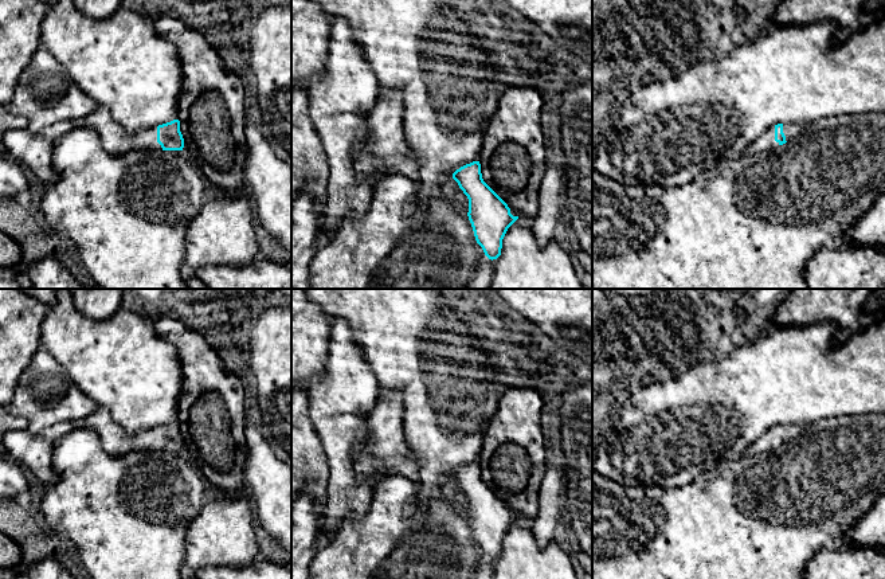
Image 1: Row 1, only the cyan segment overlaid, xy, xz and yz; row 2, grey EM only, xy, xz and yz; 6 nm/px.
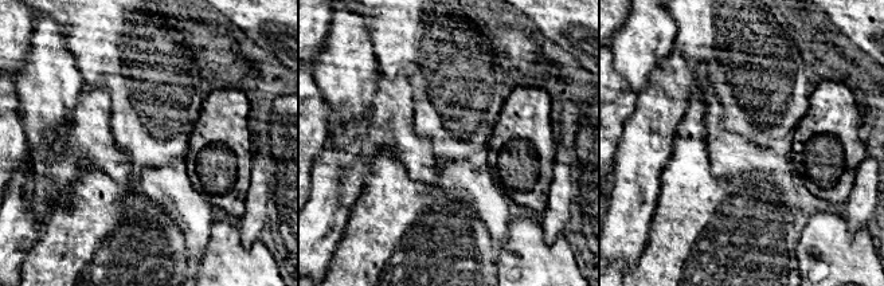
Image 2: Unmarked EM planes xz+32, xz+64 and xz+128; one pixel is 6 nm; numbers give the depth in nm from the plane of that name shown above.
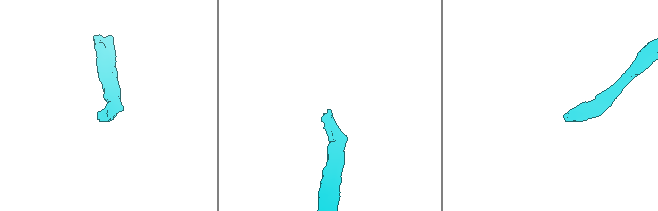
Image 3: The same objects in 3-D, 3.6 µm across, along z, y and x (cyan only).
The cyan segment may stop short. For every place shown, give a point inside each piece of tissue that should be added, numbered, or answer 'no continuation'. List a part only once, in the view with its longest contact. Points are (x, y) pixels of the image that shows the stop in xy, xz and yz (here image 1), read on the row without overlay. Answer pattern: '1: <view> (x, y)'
1: xy (116, 441)

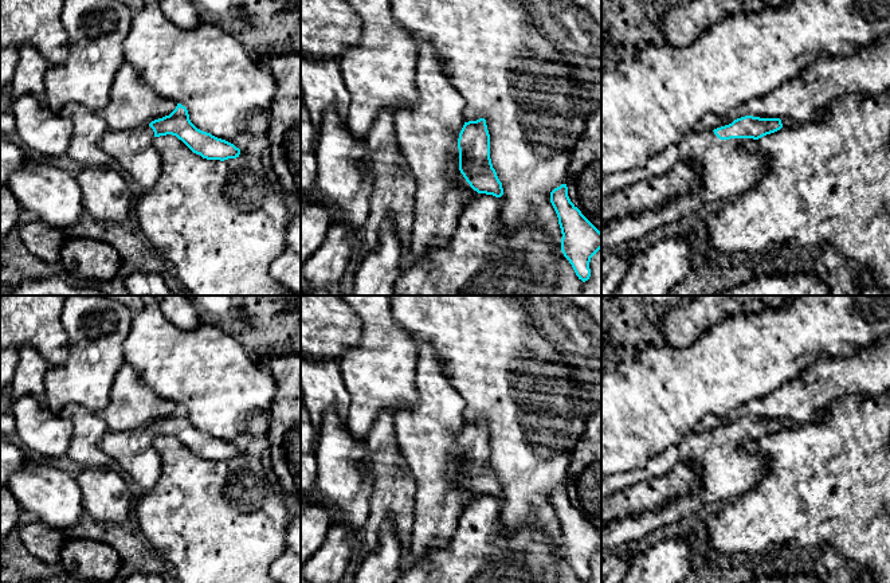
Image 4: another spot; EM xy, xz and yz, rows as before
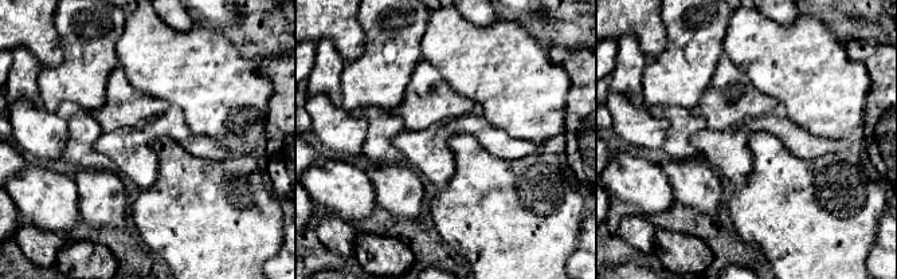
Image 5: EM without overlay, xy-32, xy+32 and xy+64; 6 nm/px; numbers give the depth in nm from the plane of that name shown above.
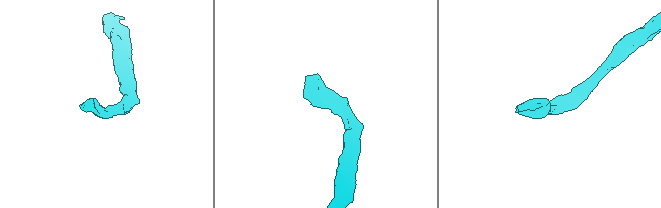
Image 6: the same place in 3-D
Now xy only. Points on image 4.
1: xy (133, 452)

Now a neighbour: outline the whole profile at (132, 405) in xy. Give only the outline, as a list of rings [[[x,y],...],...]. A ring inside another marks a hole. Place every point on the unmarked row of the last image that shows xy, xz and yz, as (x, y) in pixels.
[[[125,363],[114,377],[109,403],[97,411],[109,431],[130,431],[169,416],[177,404],[154,394]]]

